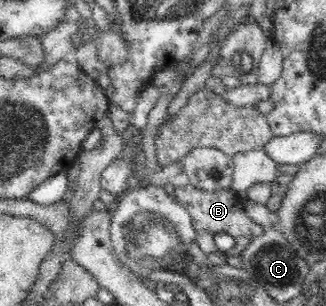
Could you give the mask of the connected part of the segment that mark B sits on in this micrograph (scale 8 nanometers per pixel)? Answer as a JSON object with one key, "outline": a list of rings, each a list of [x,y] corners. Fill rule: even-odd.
{"outline":[[[188,183],[187,185],[175,188],[175,196],[177,203],[180,203],[192,217],[193,227],[196,231],[196,242],[203,252],[218,253],[220,251],[215,246],[213,237],[217,232],[229,232],[229,235],[235,240],[234,248],[231,248],[226,257],[235,255],[241,255],[243,249],[263,233],[261,225],[255,223],[255,221],[247,216],[245,212],[245,199],[239,195],[236,191],[230,189],[219,189],[219,191],[201,191],[194,185]]]}

